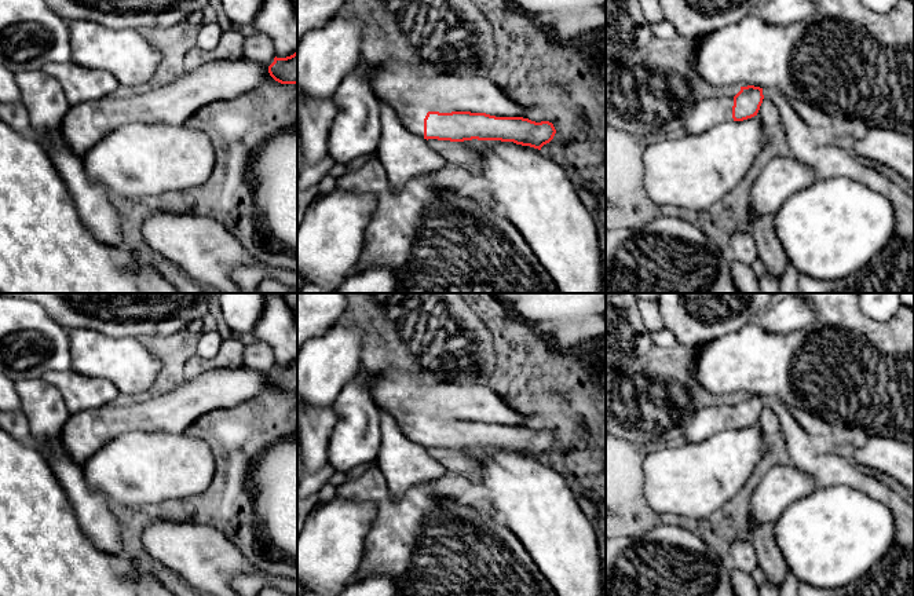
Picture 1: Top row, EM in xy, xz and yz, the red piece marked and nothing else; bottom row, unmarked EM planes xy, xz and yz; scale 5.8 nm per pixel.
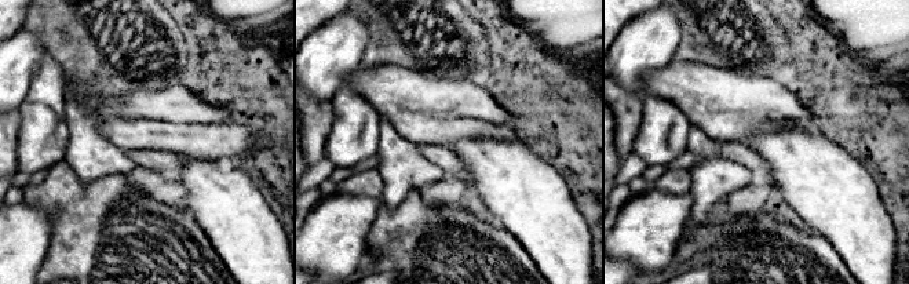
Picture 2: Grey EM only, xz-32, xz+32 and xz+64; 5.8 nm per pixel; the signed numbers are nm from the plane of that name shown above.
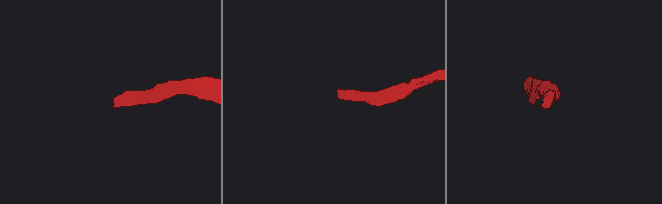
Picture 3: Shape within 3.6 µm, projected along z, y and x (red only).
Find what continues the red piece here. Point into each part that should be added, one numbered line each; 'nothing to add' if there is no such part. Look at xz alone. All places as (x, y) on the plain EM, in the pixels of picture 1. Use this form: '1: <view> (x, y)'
1: xz (412, 402)

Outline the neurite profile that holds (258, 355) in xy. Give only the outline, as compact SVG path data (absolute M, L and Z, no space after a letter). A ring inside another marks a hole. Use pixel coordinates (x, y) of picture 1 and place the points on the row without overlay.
M260 340L245 344L244 366L260 372L271 370L275 366L271 345Z

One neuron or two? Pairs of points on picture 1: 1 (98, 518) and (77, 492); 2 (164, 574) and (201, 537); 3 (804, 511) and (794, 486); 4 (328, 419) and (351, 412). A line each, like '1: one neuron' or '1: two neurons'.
1: one neuron
2: two neurons
3: two neurons
4: two neurons

